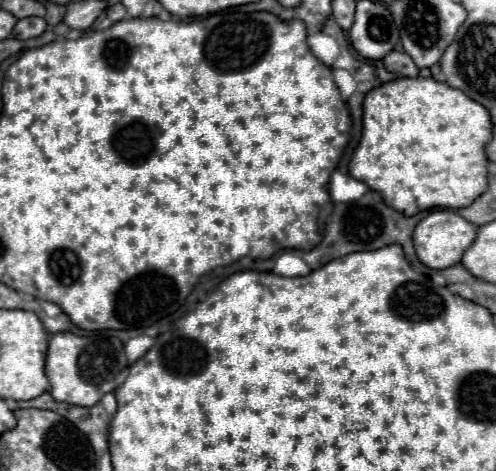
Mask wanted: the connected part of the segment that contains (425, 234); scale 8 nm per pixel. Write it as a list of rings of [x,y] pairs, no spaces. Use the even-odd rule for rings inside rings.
[[[432,210],[424,220],[418,222],[414,230],[414,248],[416,256],[422,264],[434,270],[444,270],[462,260],[462,254],[468,250],[468,246],[476,238],[476,226],[466,222],[462,216],[450,210]]]

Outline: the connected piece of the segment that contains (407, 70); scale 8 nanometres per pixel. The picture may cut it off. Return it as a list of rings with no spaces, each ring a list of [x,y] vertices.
[[[392,50],[386,58],[384,58],[386,70],[396,72],[400,76],[408,76],[408,78],[416,78],[418,76],[418,66],[412,62],[412,58],[408,58],[408,54],[404,52],[396,52]]]

